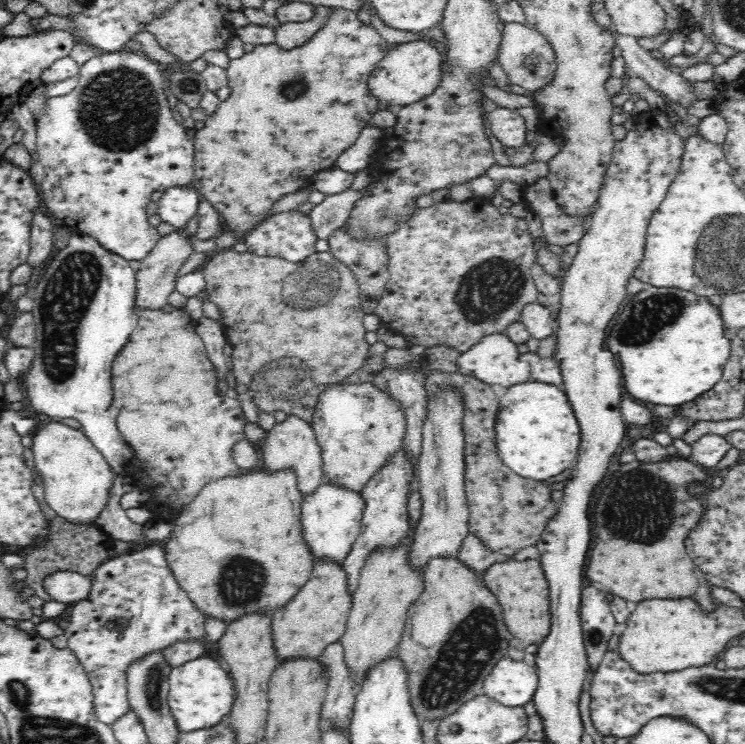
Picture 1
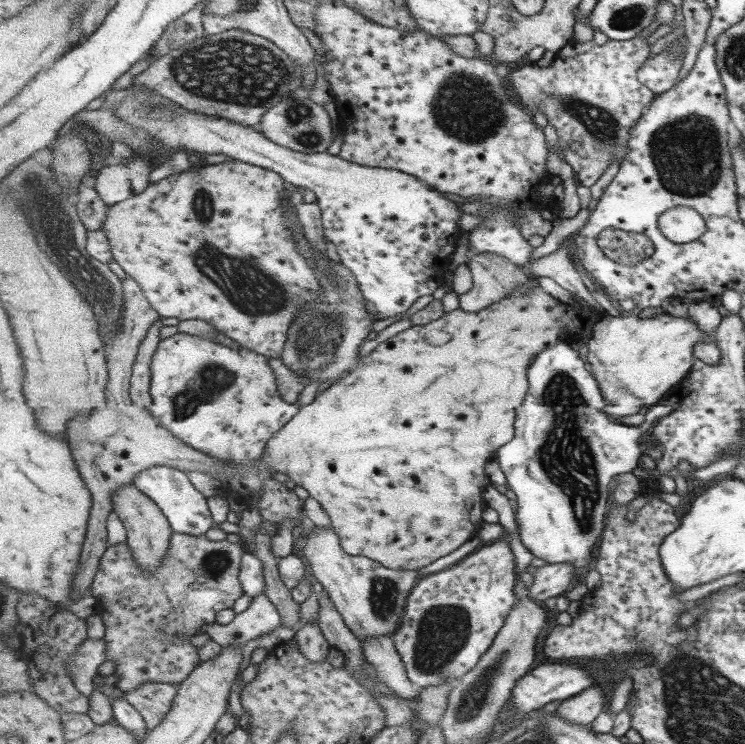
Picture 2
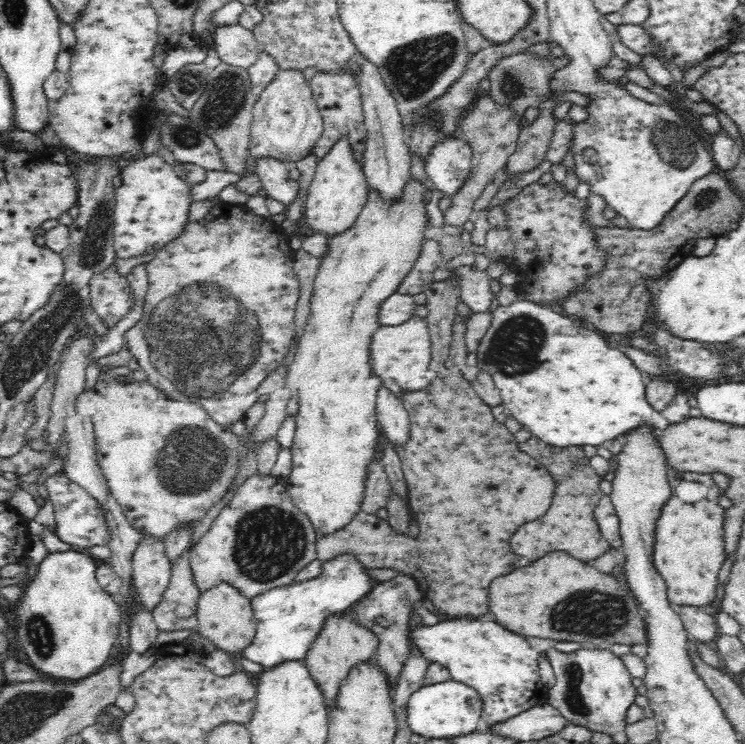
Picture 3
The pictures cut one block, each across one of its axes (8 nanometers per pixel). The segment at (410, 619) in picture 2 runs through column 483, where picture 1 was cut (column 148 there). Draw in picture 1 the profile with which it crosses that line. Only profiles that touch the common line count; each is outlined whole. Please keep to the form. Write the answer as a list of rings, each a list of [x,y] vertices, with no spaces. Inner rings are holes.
[[[163,543],[125,555],[113,555],[93,572],[92,579],[88,598],[67,610],[68,626],[64,634],[68,638],[67,647],[89,674],[97,719],[111,725],[130,712],[127,699],[130,665],[177,642],[194,641],[209,651],[210,640],[204,628],[204,616],[179,588],[166,564]]]

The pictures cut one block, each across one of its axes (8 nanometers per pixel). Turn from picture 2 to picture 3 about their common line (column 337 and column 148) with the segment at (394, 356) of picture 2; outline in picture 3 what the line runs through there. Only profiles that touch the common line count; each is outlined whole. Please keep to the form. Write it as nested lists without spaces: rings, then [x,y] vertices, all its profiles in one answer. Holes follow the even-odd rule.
[[[129,377],[124,379],[112,378],[104,380],[98,378],[95,386],[85,389],[78,398],[76,398],[76,406],[74,406],[75,414],[88,414],[92,420],[92,428],[94,428],[94,448],[96,448],[96,462],[102,468],[102,474],[106,477],[108,486],[110,487],[113,497],[123,505],[128,522],[136,528],[141,528],[145,534],[164,538],[170,530],[174,530],[174,526],[178,526],[180,522],[188,522],[188,520],[202,521],[207,512],[218,503],[223,496],[230,490],[232,480],[235,479],[239,471],[239,455],[240,455],[240,436],[235,435],[230,428],[220,427],[210,419],[208,413],[204,411],[198,404],[188,401],[169,400],[159,389],[150,384],[148,380],[136,380]]]

